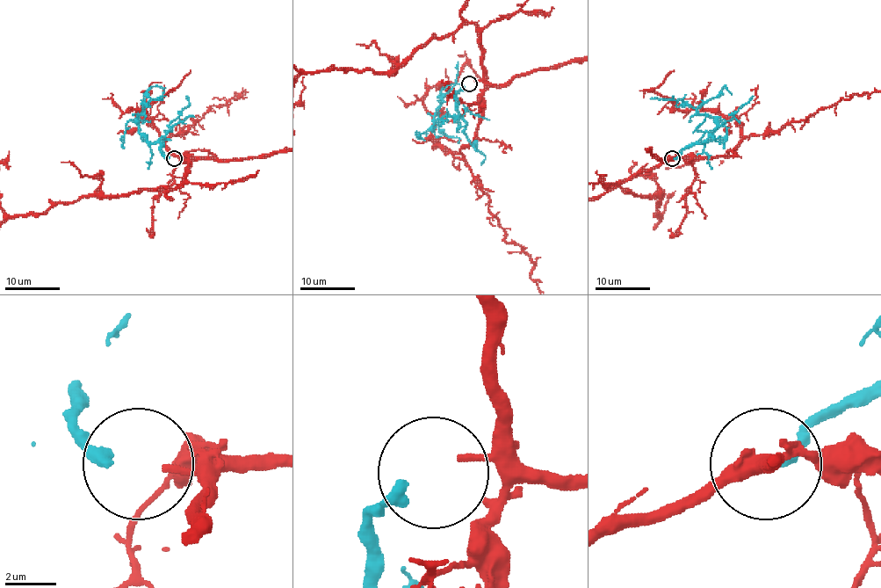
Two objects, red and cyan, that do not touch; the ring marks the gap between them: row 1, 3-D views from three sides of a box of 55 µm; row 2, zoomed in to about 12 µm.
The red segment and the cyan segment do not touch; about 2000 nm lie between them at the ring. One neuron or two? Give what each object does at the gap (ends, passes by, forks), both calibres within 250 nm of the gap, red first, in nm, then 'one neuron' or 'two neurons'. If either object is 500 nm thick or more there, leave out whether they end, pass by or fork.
red ends; cyan ends; calibres 260 and 440 nm; two neurons

